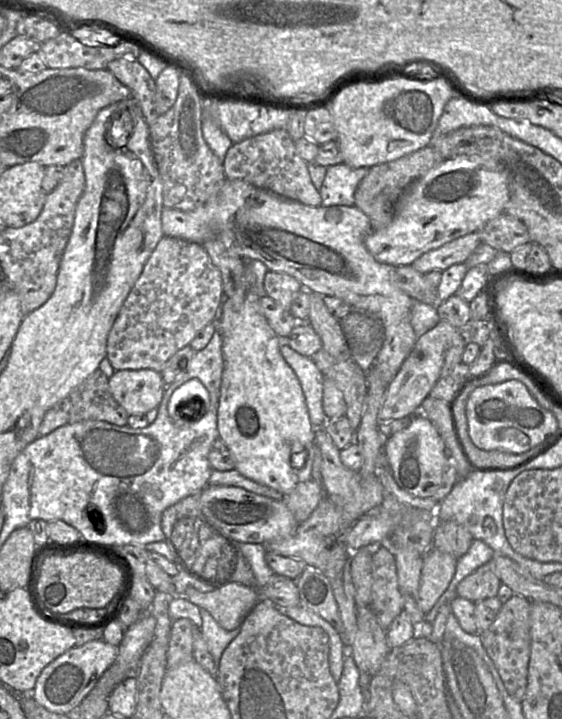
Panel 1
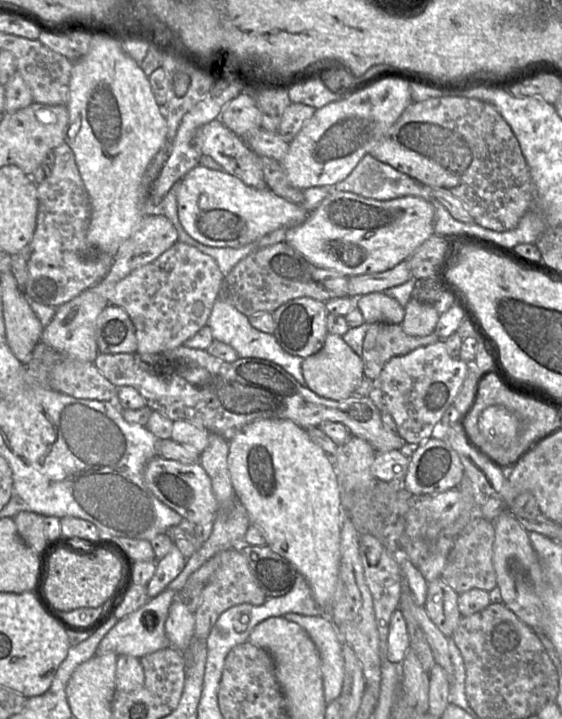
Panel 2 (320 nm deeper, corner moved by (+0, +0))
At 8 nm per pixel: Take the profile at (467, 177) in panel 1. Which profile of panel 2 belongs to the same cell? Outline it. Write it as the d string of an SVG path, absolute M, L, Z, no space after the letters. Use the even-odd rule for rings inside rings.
M334 191L316 209L309 212L302 224L287 231L284 242L319 268L335 270L348 277L380 273L405 261L434 234L434 216L432 203L421 197L404 196L380 201L352 192Z

